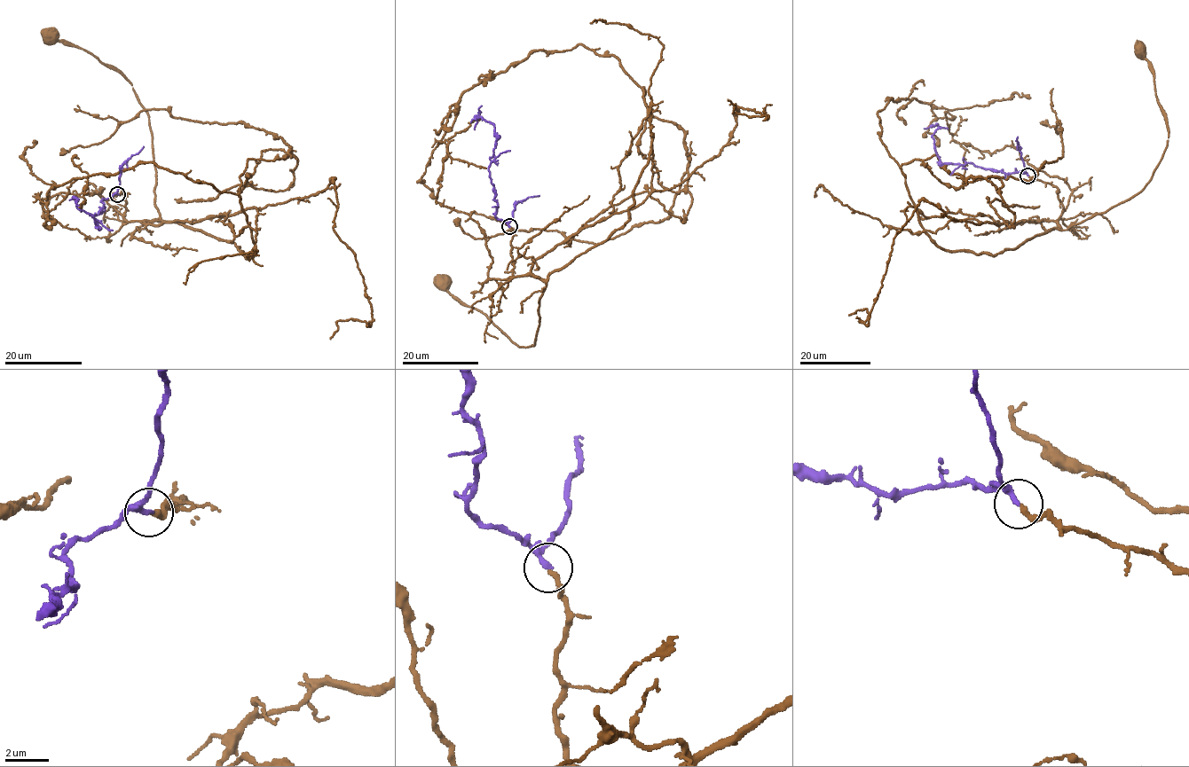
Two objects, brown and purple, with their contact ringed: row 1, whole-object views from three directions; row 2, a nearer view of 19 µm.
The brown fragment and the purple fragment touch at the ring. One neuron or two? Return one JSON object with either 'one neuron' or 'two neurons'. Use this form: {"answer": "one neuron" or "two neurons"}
{"answer": "one neuron"}

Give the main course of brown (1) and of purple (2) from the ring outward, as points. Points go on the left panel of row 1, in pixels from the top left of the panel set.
1: (117, 194), (125, 193), (126, 221), (161, 220), (147, 114), (125, 76), (51, 34)
2: (117, 194), (103, 201), (104, 208), (91, 216), (97, 227), (74, 199), (78, 206)

